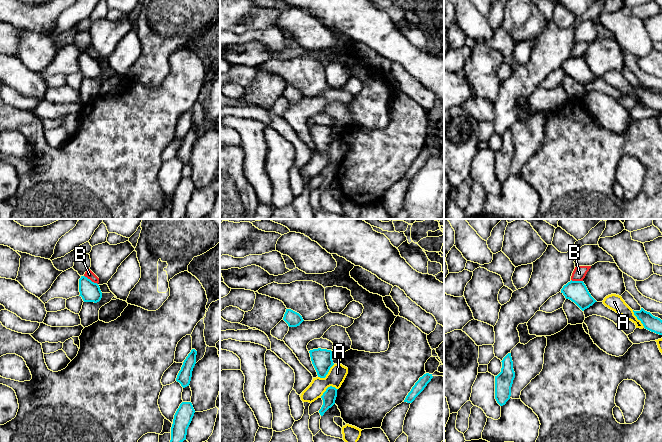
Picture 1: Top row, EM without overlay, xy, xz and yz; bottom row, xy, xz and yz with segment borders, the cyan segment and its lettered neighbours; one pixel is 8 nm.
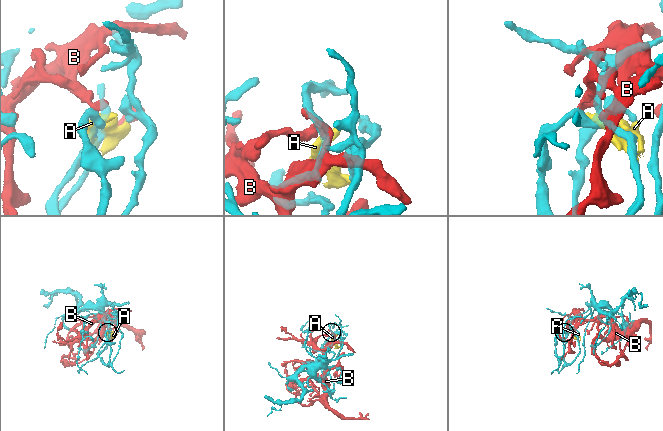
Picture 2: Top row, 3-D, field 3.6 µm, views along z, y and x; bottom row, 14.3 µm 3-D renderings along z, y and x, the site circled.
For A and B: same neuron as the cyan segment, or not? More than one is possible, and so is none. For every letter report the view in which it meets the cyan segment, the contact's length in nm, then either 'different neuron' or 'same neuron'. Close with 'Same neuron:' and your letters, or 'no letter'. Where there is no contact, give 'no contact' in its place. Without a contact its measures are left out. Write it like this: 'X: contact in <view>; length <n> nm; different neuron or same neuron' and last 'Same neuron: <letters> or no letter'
A: contact in xz; length 170 nm; different neuron
B: contact in xy; length 130 nm; different neuron
Same neuron: no letter

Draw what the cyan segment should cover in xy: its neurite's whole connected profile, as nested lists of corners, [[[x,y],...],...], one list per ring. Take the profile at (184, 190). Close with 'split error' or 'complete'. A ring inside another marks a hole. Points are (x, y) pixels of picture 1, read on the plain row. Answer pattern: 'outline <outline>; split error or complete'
outline [[[182,178],[177,185],[171,203],[170,219],[182,219],[186,216],[187,205],[192,197],[195,186],[191,178]]]; complete

